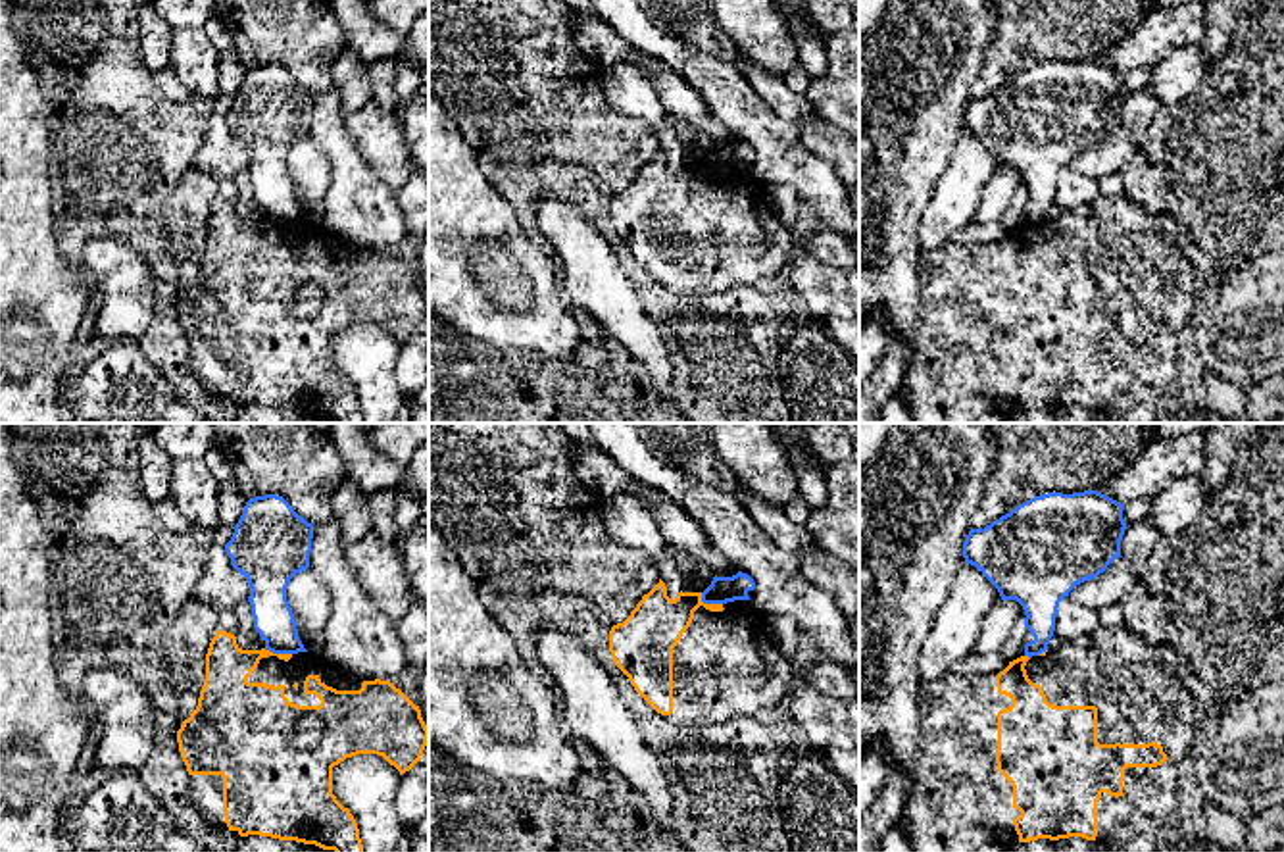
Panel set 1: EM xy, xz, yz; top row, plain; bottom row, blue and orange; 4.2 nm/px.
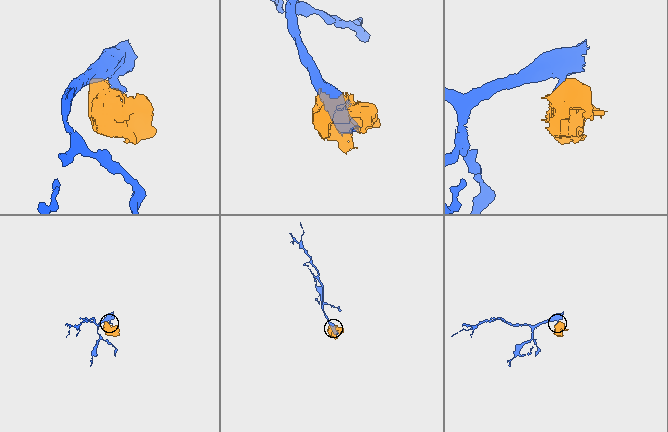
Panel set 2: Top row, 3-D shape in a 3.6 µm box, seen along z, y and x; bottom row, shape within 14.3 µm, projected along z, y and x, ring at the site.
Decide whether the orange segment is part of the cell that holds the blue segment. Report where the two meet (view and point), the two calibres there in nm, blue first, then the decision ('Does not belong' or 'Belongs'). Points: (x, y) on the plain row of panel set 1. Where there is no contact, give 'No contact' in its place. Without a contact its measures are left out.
Touches blue at xz (708, 172). Thickness 110 nm (blue) against 240 nm. Does not belong

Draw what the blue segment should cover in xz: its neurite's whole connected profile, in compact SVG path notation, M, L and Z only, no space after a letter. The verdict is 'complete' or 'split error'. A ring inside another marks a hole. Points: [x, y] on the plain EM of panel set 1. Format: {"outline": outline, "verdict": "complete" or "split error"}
{"outline": "M738 140L732 146L713 146L711 154L702 162L704 173L727 173L734 169L750 169L748 162L755 158L750 144Z", "verdict": "complete"}

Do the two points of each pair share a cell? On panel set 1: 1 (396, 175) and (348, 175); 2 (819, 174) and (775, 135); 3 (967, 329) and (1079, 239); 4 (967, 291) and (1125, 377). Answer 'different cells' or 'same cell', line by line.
1: different cells
2: same cell
3: same cell
4: same cell

